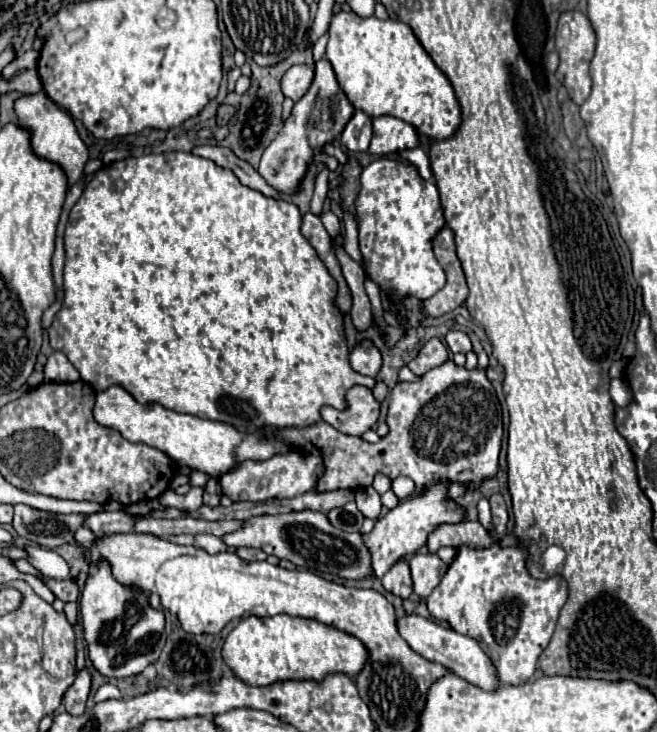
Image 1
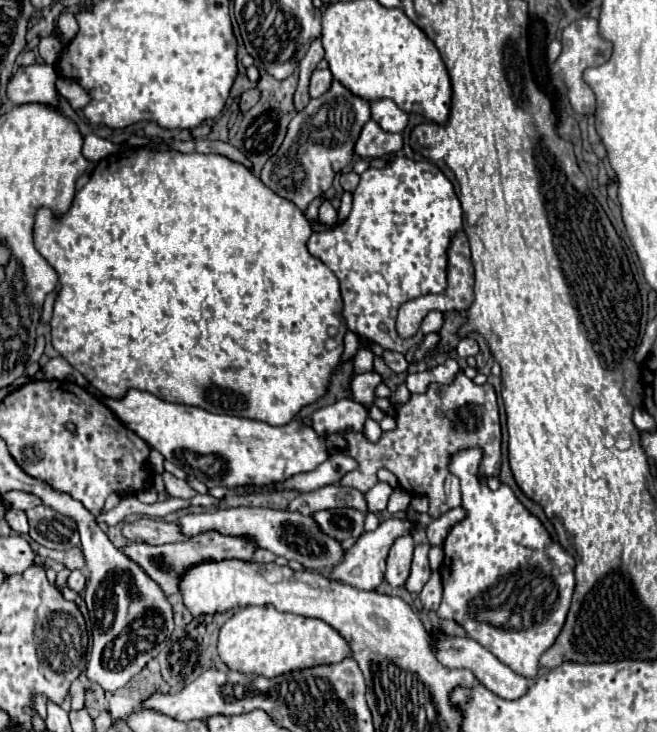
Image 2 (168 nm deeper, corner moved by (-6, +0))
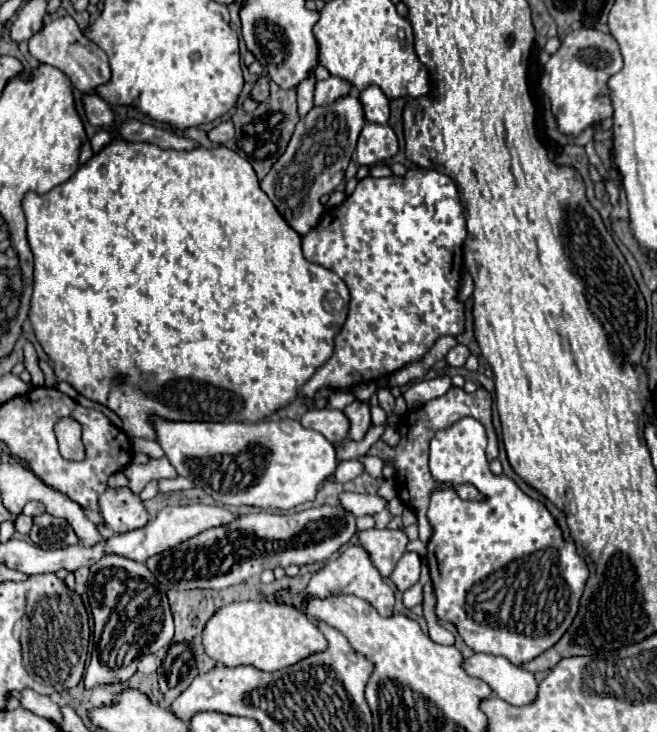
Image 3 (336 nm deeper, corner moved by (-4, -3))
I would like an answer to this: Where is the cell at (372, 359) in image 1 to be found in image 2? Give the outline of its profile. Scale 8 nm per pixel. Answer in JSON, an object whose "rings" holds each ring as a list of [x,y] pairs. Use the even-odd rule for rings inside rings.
{"rings":[[[376,371],[356,375],[352,381],[352,399],[356,403],[362,403],[366,407],[366,411],[370,411],[370,407],[374,405],[374,399],[376,399],[374,391],[380,383],[382,383],[382,379]]]}

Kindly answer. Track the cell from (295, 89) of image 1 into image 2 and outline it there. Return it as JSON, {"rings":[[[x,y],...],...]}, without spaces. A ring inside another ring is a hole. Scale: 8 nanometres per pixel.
{"rings":[[[316,69],[310,79],[310,97],[324,95],[330,89],[330,83],[332,83],[332,73],[328,69],[324,69],[324,71]]]}

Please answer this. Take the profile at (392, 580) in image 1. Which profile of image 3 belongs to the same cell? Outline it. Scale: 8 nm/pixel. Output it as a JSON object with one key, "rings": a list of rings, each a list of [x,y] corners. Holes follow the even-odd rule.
{"rings":[[[364,530],[358,542],[368,550],[374,566],[384,578],[390,578],[398,560],[406,554],[408,536],[404,530]]]}

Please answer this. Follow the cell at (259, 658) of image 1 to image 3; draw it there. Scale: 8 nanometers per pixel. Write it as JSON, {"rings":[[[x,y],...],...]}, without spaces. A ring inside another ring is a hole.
{"rings":[[[268,600],[232,602],[220,608],[204,628],[206,654],[226,666],[254,666],[262,672],[276,672],[288,668],[312,654],[324,652],[328,642],[306,614],[294,606],[276,604]]]}

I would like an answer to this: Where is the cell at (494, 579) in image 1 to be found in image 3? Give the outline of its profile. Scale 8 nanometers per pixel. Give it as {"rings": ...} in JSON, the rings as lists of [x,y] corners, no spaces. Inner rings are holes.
{"rings":[[[462,418],[452,428],[438,432],[430,442],[430,472],[444,484],[442,490],[432,494],[428,508],[428,520],[434,526],[428,542],[428,566],[436,592],[436,616],[452,622],[474,652],[504,656],[512,664],[524,666],[552,648],[572,624],[588,568],[578,556],[574,542],[564,540],[562,530],[542,502],[526,496],[504,474],[494,476],[490,472],[484,442],[484,426],[474,418]],[[452,484],[472,484],[484,500],[462,500]]]}

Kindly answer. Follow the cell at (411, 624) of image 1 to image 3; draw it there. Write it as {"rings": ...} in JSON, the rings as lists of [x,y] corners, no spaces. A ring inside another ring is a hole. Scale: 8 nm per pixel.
{"rings":[[[472,654],[470,658],[464,658],[462,668],[470,676],[484,680],[492,688],[492,692],[508,704],[524,706],[536,698],[538,684],[534,680],[534,674],[520,666],[514,666],[506,658]]]}

